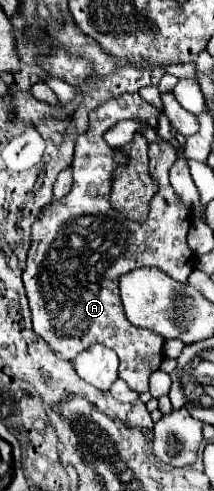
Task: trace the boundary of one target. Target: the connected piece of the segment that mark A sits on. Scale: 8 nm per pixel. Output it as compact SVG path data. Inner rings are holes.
M138 94L112 98L90 112L90 130L76 140L74 160L70 166L74 174L72 190L64 198L44 206L40 216L36 216L22 280L30 302L34 330L50 344L56 356L62 360L74 360L74 356L88 346L104 344L120 358L118 378L128 382L132 390L146 392L150 374L162 364L164 338L152 330L134 326L126 318L118 280L122 274L146 266L162 268L164 274L184 284L188 274L194 270L196 256L186 244L190 212L180 204L168 182L168 170L176 160L176 150L172 146L150 146L150 176L156 180L158 192L152 196L150 214L142 224L126 220L108 204L112 170L116 164L124 162L124 156L116 152L116 148L110 148L102 140L102 134L116 122L136 116L156 128L158 110L146 104ZM60 296L66 296L66 300L60 300Z

